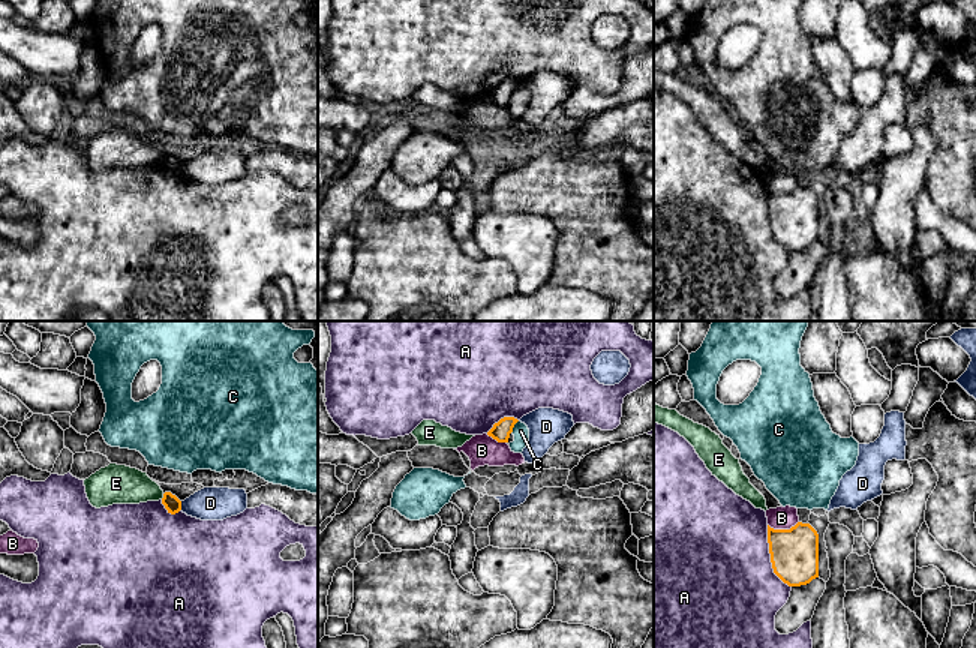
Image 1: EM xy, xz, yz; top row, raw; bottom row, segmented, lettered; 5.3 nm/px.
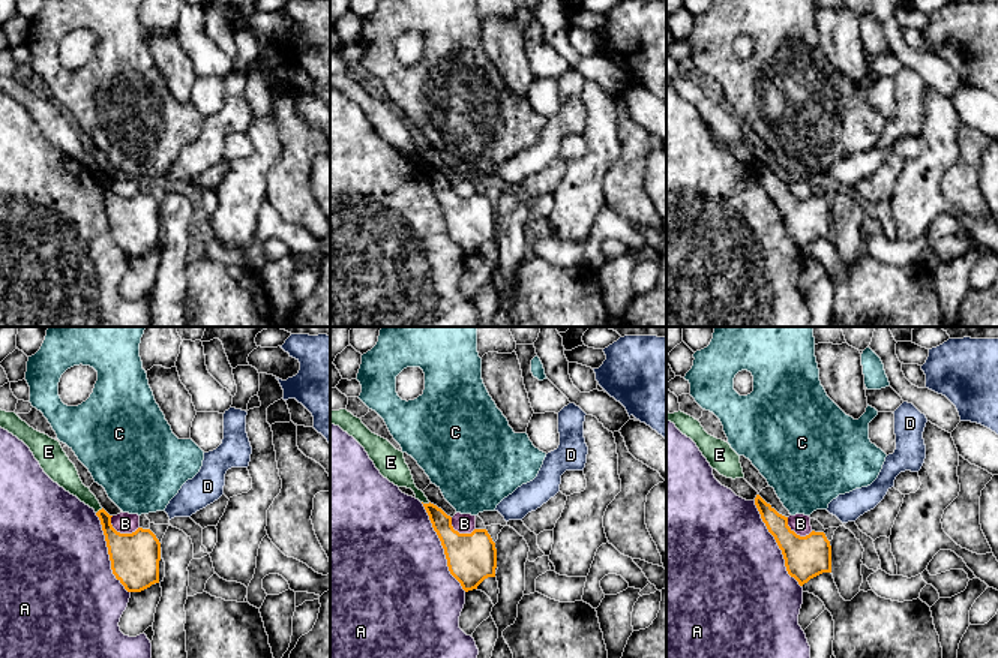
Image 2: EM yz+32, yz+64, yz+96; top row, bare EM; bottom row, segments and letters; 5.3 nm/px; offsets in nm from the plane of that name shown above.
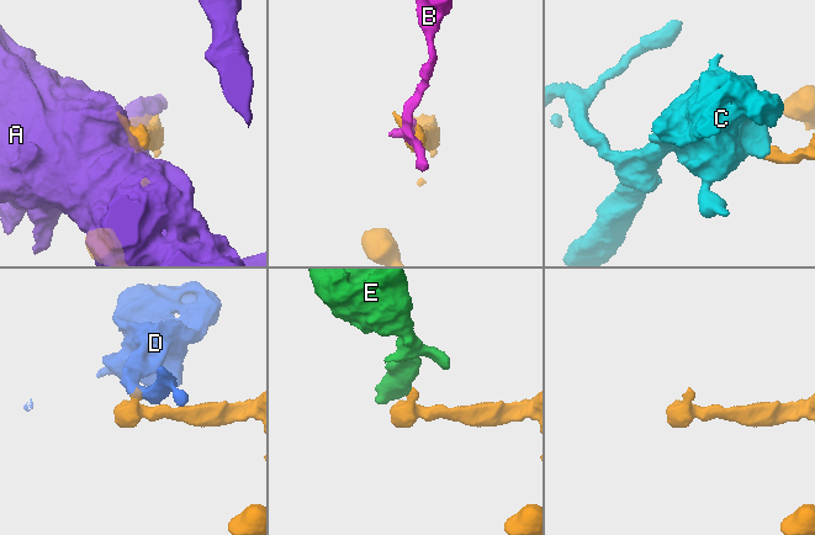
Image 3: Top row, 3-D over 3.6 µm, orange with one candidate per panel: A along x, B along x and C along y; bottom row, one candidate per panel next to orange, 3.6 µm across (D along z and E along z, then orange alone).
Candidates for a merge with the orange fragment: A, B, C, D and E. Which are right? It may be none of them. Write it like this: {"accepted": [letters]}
{"accepted": []}

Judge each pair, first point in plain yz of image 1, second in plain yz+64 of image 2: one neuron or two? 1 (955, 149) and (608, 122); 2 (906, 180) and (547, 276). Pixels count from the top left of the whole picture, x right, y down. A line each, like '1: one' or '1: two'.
1: two
2: two

